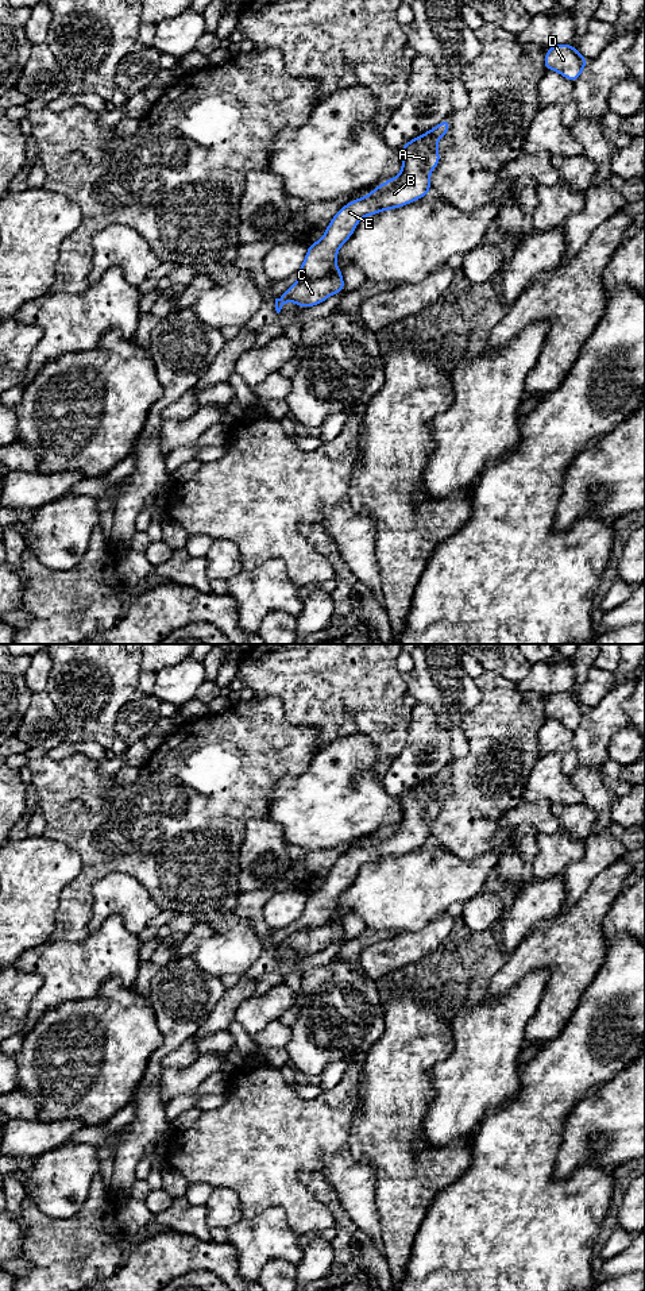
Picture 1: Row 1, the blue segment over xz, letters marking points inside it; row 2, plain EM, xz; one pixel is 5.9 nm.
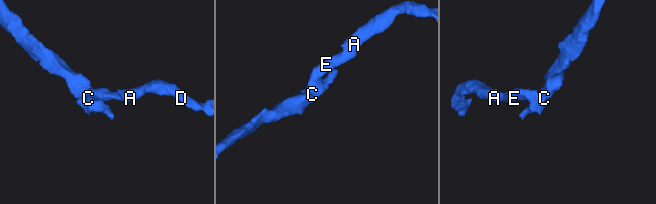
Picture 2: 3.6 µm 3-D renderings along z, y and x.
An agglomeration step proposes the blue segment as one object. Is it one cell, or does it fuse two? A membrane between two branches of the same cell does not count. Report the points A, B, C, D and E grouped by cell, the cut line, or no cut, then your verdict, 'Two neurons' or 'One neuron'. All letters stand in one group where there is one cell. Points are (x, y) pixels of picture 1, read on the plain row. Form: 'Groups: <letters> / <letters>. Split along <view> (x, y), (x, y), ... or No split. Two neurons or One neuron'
Groups: A B D E / C. Split along xz (335, 914), (320, 925), (300, 929). Two neurons

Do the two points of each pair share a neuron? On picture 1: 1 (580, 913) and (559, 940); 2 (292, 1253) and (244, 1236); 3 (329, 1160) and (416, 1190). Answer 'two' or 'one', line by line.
1: one
2: one
3: two

